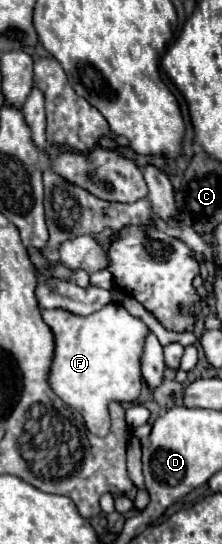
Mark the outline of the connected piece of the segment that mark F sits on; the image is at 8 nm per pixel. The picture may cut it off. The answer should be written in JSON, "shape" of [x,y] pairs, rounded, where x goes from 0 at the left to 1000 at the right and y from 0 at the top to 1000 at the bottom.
{"shape":[[[523,555],[405,581],[342,581],[297,570],[189,570],[189,588],[234,603],[252,625],[252,647],[216,688],[234,721],[369,761],[387,787],[423,801],[477,801],[495,790],[486,743],[604,743],[631,728],[631,651],[667,599],[631,585],[586,581]]]}

